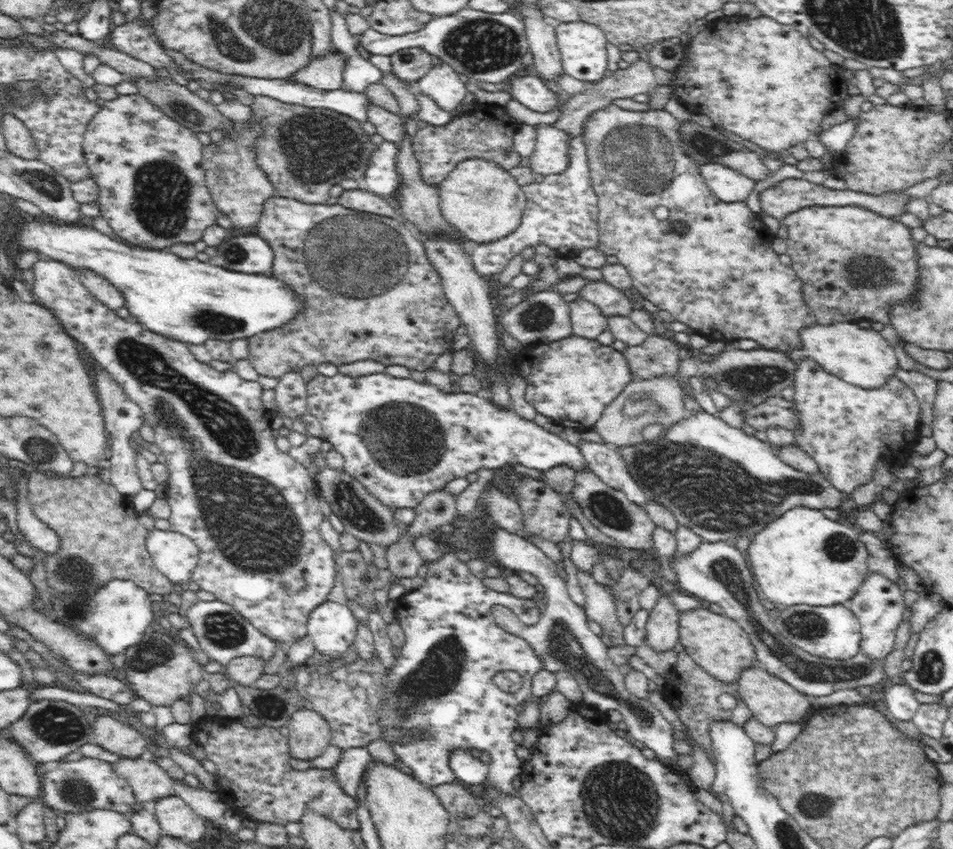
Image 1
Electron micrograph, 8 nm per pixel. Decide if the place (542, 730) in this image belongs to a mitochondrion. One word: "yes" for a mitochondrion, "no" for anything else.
no

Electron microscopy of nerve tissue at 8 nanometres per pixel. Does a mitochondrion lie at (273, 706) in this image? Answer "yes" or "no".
yes

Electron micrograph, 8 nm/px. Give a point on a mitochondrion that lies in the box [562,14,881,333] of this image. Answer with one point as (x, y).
(637, 157)

